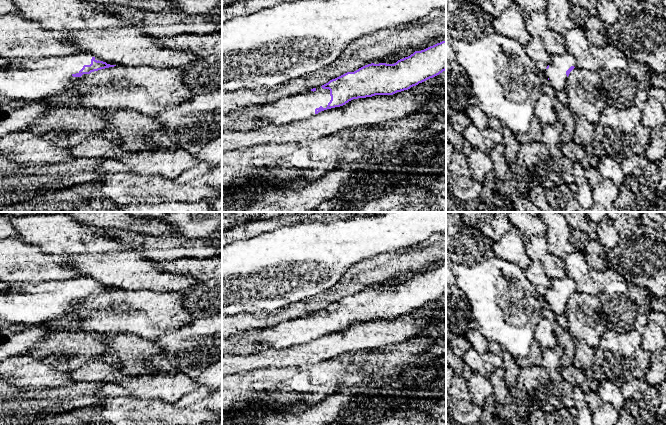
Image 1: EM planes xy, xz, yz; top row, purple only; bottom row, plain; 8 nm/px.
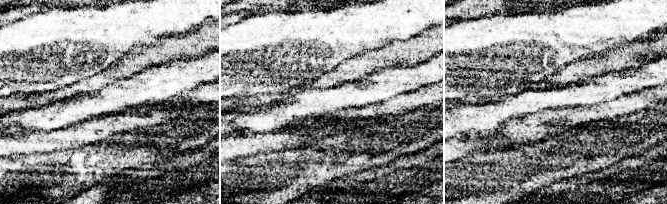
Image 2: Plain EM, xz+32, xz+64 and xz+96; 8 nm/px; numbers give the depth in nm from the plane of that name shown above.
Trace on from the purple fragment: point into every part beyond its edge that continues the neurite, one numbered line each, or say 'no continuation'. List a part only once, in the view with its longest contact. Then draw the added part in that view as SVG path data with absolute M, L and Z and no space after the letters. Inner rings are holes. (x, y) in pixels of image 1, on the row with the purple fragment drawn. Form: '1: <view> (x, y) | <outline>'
1: xy (28, 79) | M78 52L74 55L68 55L68 56L53 56L53 57L49 57L49 58L40 58L40 59L22 59L22 60L19 60L16 62L12 62L8 66L5 66L2 69L0 69L0 101L7 102L7 103L15 102L18 100L35 101L35 100L42 100L51 95L63 94L75 85L75 81L77 79L80 79L86 75L86 74L83 74L81 77L72 76L73 74L79 73L79 71L83 68L84 65L90 65L92 57L93 56L89 53L79 53Z

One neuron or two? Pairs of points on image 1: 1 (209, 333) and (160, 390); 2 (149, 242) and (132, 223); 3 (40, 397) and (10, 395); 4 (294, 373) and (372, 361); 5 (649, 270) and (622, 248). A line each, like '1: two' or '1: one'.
1: two
2: two
3: one
4: one
5: one

